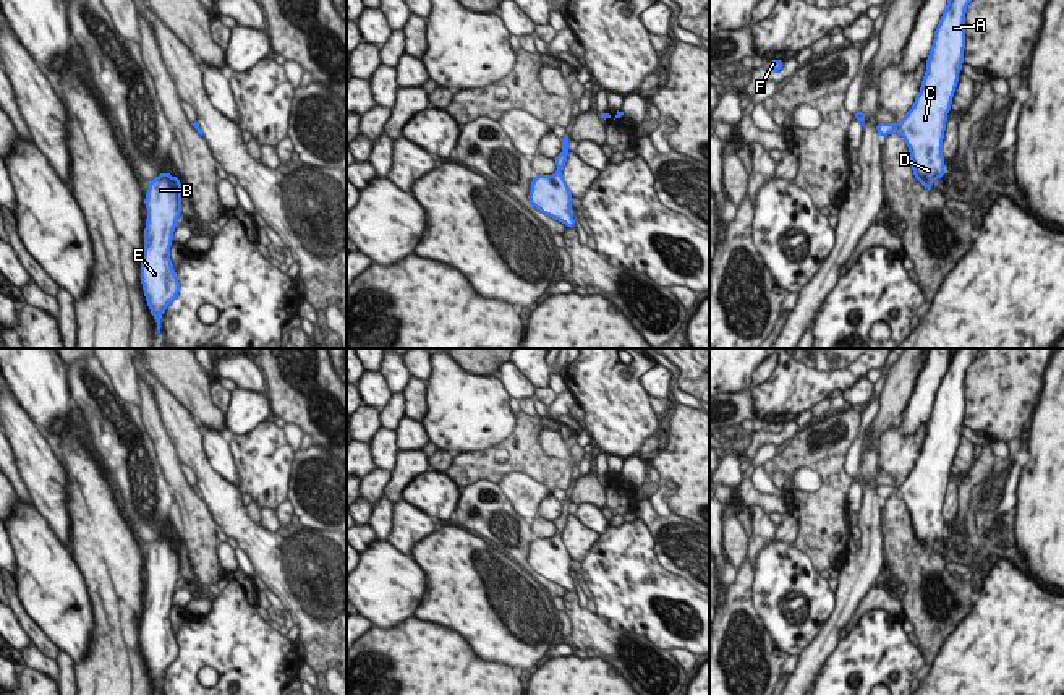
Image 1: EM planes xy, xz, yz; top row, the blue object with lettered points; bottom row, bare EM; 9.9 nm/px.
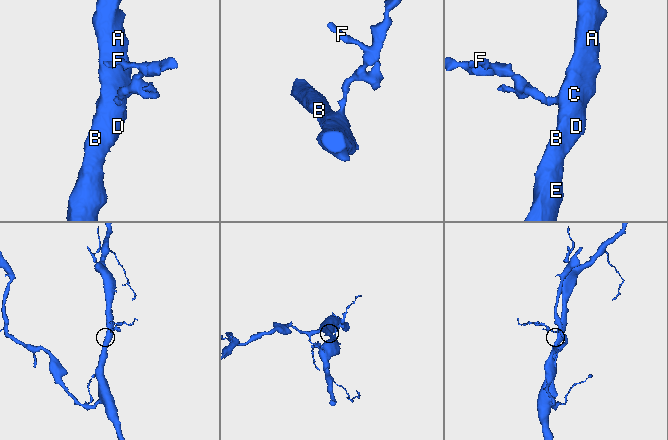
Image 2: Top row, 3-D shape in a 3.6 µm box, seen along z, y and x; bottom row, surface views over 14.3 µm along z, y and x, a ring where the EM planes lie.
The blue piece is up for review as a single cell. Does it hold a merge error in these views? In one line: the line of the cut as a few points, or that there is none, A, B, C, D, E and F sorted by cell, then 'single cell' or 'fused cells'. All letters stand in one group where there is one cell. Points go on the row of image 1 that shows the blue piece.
no cut; A B C D E F; single cell

